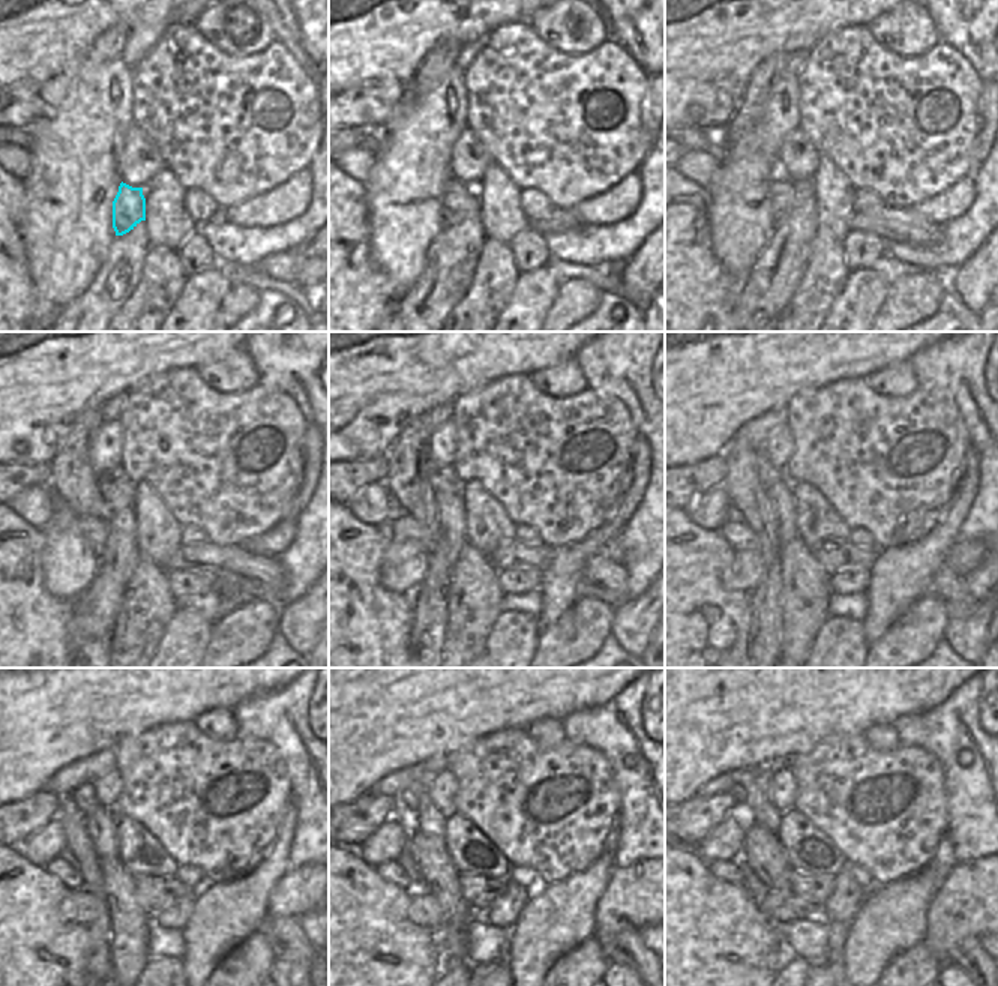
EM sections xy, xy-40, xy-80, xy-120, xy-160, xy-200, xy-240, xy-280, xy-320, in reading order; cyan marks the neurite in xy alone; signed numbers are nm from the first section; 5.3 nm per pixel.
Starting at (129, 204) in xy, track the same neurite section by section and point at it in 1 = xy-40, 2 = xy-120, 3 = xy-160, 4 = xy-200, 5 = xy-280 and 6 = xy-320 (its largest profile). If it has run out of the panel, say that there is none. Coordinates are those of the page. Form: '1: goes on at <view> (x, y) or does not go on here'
1: goes on at xy-40 (458, 198)
2: goes on at xy-120 (96, 530)
3: goes on at xy-160 (404, 529)
4: goes on at xy-200 (740, 538)
5: goes on at xy-280 (393, 872)
6: goes on at xy-320 (728, 871)

